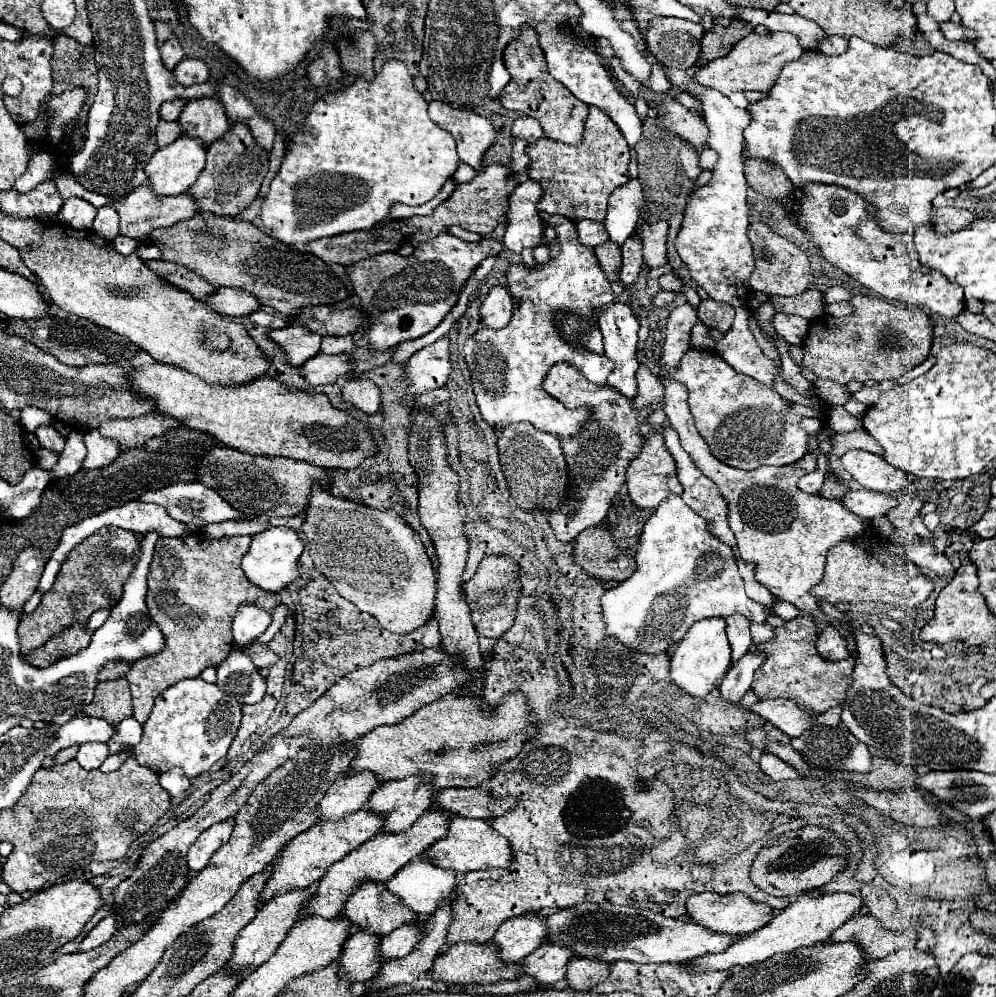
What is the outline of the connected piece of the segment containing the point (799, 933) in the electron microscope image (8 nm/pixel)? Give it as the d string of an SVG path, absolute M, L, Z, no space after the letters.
M826 893L826 895L800 895L794 903L790 903L784 911L780 911L766 927L744 935L740 943L732 943L728 951L716 953L716 955L704 955L700 959L694 959L696 969L734 969L750 963L764 961L776 953L788 953L798 947L808 947L816 943L824 943L830 939L832 931L842 927L848 919L852 919L860 909L864 901L860 895L854 893Z

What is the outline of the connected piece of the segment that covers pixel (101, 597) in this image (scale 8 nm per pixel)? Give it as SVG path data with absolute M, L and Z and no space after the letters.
M104 527L76 545L66 561L62 563L56 581L50 591L42 595L40 605L30 613L22 615L18 627L18 639L22 651L32 651L42 647L52 635L60 633L72 621L88 621L98 609L116 605L122 595L122 585L136 565L136 547L140 547L138 537L132 531L118 527Z

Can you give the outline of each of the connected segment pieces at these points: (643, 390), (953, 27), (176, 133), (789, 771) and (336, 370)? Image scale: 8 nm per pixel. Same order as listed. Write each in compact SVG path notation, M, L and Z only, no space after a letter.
M640 365L636 371L636 389L638 395L634 399L634 407L636 409L644 409L650 407L652 413L648 417L650 425L664 425L666 423L666 415L662 409L664 403L664 385L660 383L660 377L656 377L646 365Z
M954 21L940 23L940 31L944 33L946 39L960 39L960 41L974 41L974 39L978 39L976 31L964 27L962 23L954 23Z
M162 121L158 125L158 131L156 131L156 141L158 141L158 147L164 147L168 143L172 143L174 139L182 137L184 129L176 123L176 121Z
M764 753L764 755L760 757L760 767L762 767L762 771L764 771L766 775L770 775L774 781L780 781L780 779L798 779L798 777L800 777L800 773L798 773L792 765L780 761L780 757L776 757L776 755L772 755L772 753Z
M318 353L316 357L308 359L308 363L304 363L300 369L306 381L310 381L312 385L324 385L324 383L336 383L340 375L350 373L354 369L354 361L346 353L338 355Z

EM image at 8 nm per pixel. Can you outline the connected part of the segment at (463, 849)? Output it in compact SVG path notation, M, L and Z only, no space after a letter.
M456 815L456 819L452 819L452 831L448 831L448 835L440 839L440 843L434 843L434 847L430 847L424 853L424 857L442 869L454 869L458 873L484 871L484 869L494 869L494 867L506 869L510 867L508 863L512 861L512 845L504 835L494 831L490 823Z

